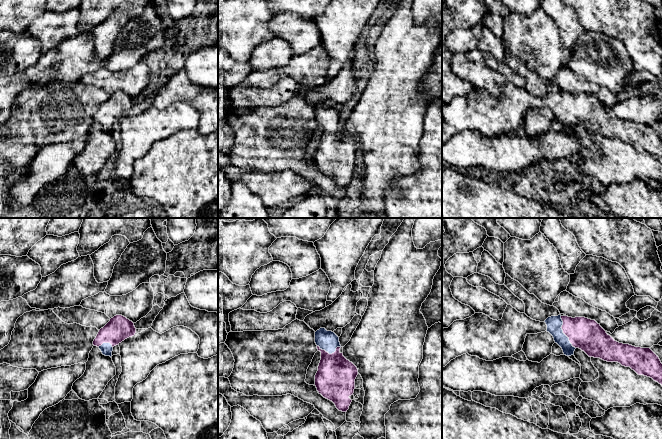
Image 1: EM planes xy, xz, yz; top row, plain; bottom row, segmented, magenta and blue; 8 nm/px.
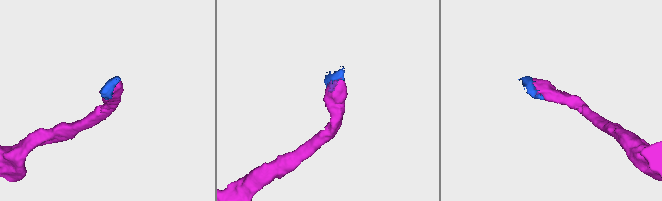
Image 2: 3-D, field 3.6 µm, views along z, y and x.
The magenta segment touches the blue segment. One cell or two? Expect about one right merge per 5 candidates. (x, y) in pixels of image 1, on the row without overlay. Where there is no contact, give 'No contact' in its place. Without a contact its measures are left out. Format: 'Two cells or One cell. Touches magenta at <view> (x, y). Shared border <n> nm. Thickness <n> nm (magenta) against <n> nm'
One cell. Touches magenta at yz (563, 108). Shared border 300 nm. Thickness 260 nm (magenta) against 130 nm

